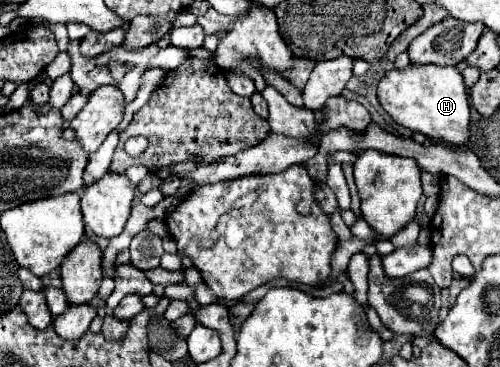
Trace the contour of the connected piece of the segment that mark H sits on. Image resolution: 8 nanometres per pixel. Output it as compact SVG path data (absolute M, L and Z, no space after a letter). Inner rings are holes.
M409 64L403 70L391 70L381 78L377 96L383 110L397 124L413 132L423 132L433 140L453 146L461 146L469 140L469 96L463 76L455 66L439 68L437 64Z

